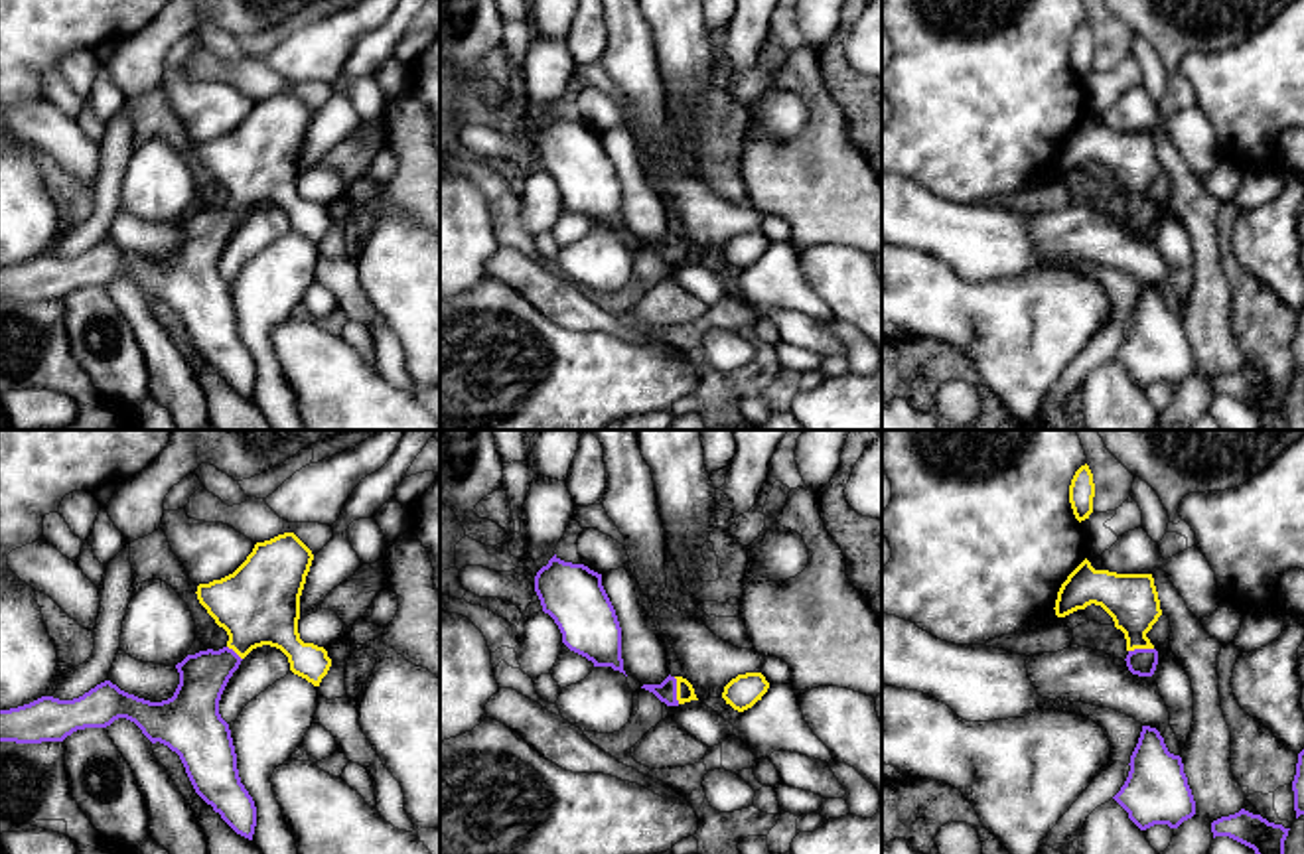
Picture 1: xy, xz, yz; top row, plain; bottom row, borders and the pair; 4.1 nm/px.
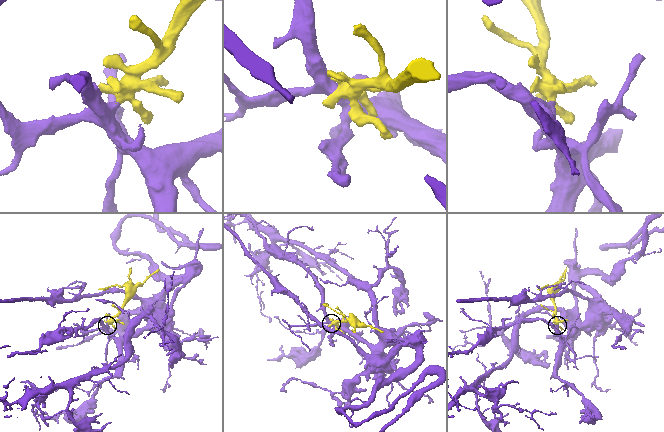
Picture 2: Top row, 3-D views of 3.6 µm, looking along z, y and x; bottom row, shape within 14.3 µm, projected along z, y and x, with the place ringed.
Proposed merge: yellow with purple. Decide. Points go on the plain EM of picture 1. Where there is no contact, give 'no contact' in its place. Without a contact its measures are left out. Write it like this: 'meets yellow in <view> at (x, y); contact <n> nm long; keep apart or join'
meets yellow in xz at (677, 249); contact 110 nm long; join

